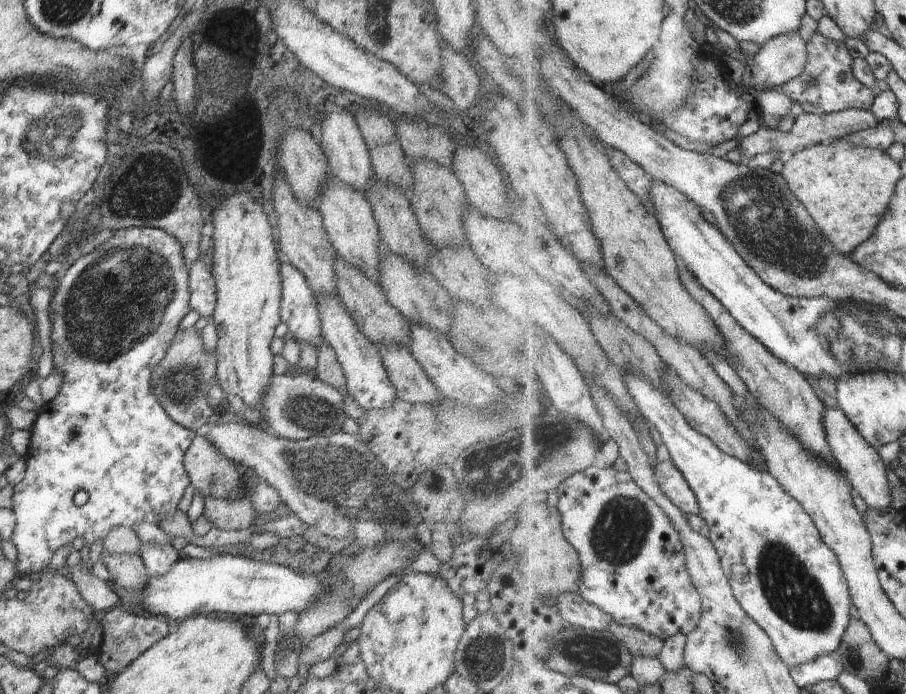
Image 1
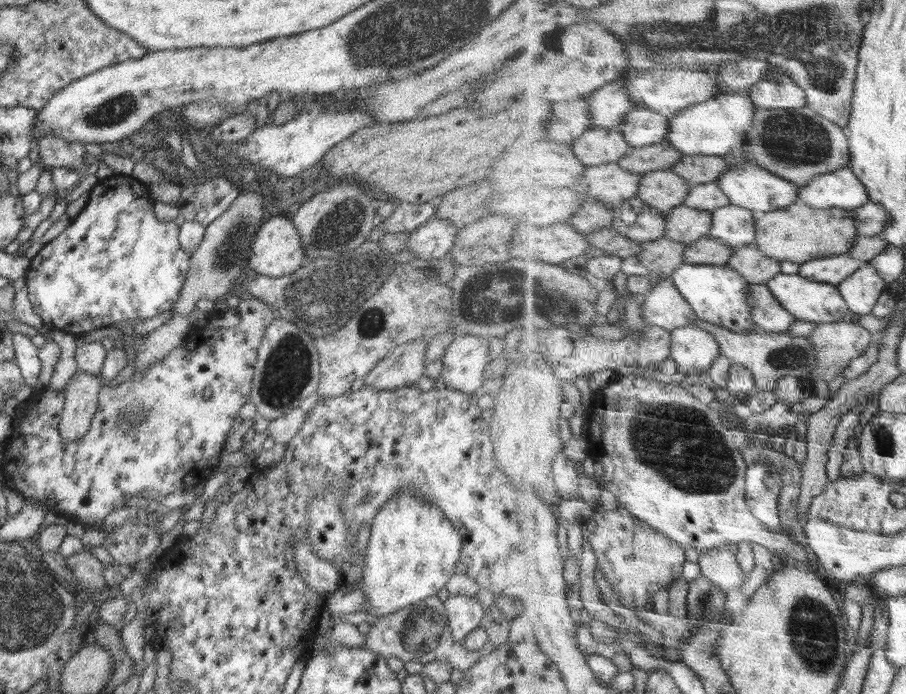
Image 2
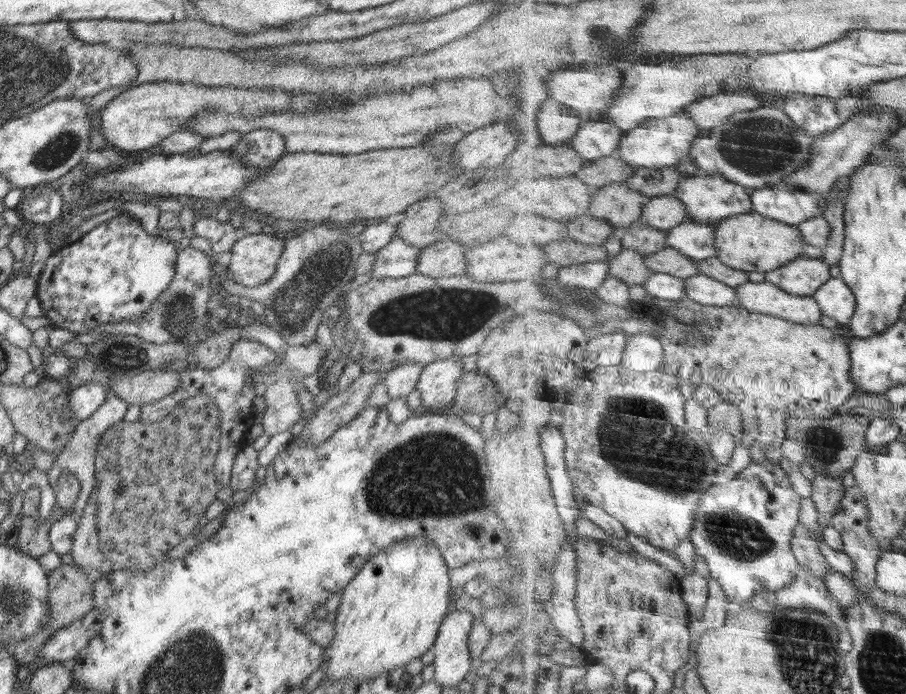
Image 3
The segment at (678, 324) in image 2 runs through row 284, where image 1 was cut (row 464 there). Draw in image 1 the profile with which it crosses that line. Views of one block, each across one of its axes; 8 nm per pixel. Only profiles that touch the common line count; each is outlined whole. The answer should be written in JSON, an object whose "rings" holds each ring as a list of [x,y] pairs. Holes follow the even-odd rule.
{"rings":[[[672,458],[660,461],[656,465],[656,472],[662,490],[670,500],[674,501],[674,504],[677,504],[686,514],[700,514],[699,498]]]}

